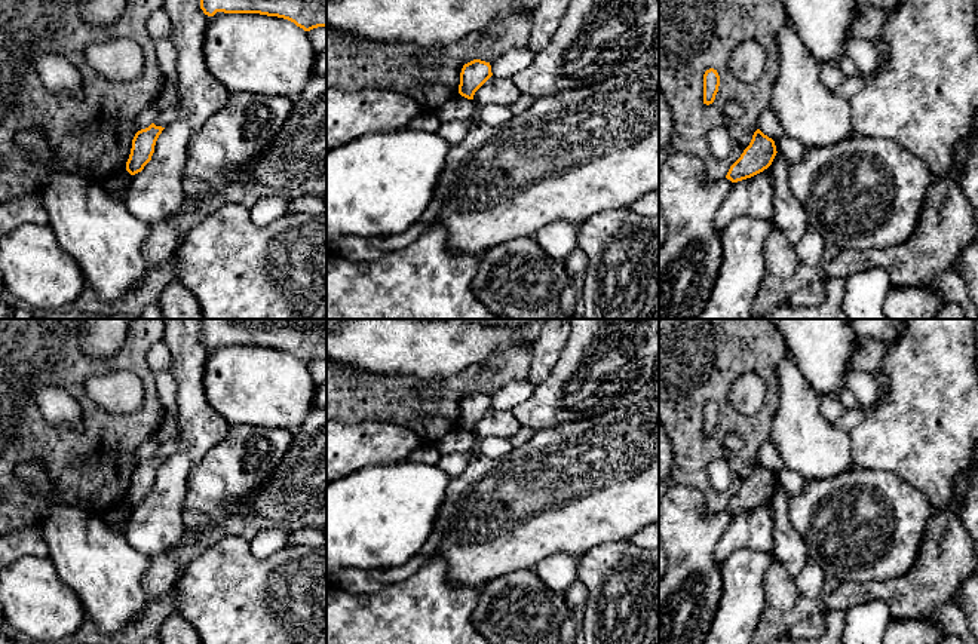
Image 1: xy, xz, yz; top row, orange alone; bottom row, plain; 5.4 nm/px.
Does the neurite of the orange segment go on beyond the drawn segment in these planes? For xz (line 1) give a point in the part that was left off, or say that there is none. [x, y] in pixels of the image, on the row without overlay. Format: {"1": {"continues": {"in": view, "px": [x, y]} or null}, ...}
{"1": {"continues": null}}

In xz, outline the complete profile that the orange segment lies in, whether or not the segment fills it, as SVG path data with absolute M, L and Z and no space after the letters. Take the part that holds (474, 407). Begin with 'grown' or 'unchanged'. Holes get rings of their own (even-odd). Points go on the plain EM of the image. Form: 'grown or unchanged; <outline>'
unchanged; M473 392L463 398L459 426L473 432L475 424L493 408L490 395Z

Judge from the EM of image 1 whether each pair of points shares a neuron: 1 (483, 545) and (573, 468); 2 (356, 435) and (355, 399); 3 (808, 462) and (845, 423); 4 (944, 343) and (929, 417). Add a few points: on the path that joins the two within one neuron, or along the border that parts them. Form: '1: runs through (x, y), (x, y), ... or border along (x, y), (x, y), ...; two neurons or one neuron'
1: runs through (505, 523), (518, 509), (542, 499), (551, 490); one neuron
2: border along (391, 422), (342, 423); two neurons
3: border along (830, 422), (837, 429), (848, 432); two neurons
4: runs through (935, 361), (935, 399); one neuron

